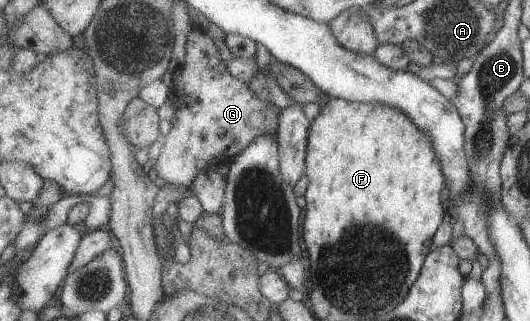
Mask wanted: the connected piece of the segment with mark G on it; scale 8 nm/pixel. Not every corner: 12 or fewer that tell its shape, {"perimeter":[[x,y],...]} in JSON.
{"perimeter":[[188,35],[179,108],[153,168],[192,187],[212,160],[277,133],[282,108]]}

